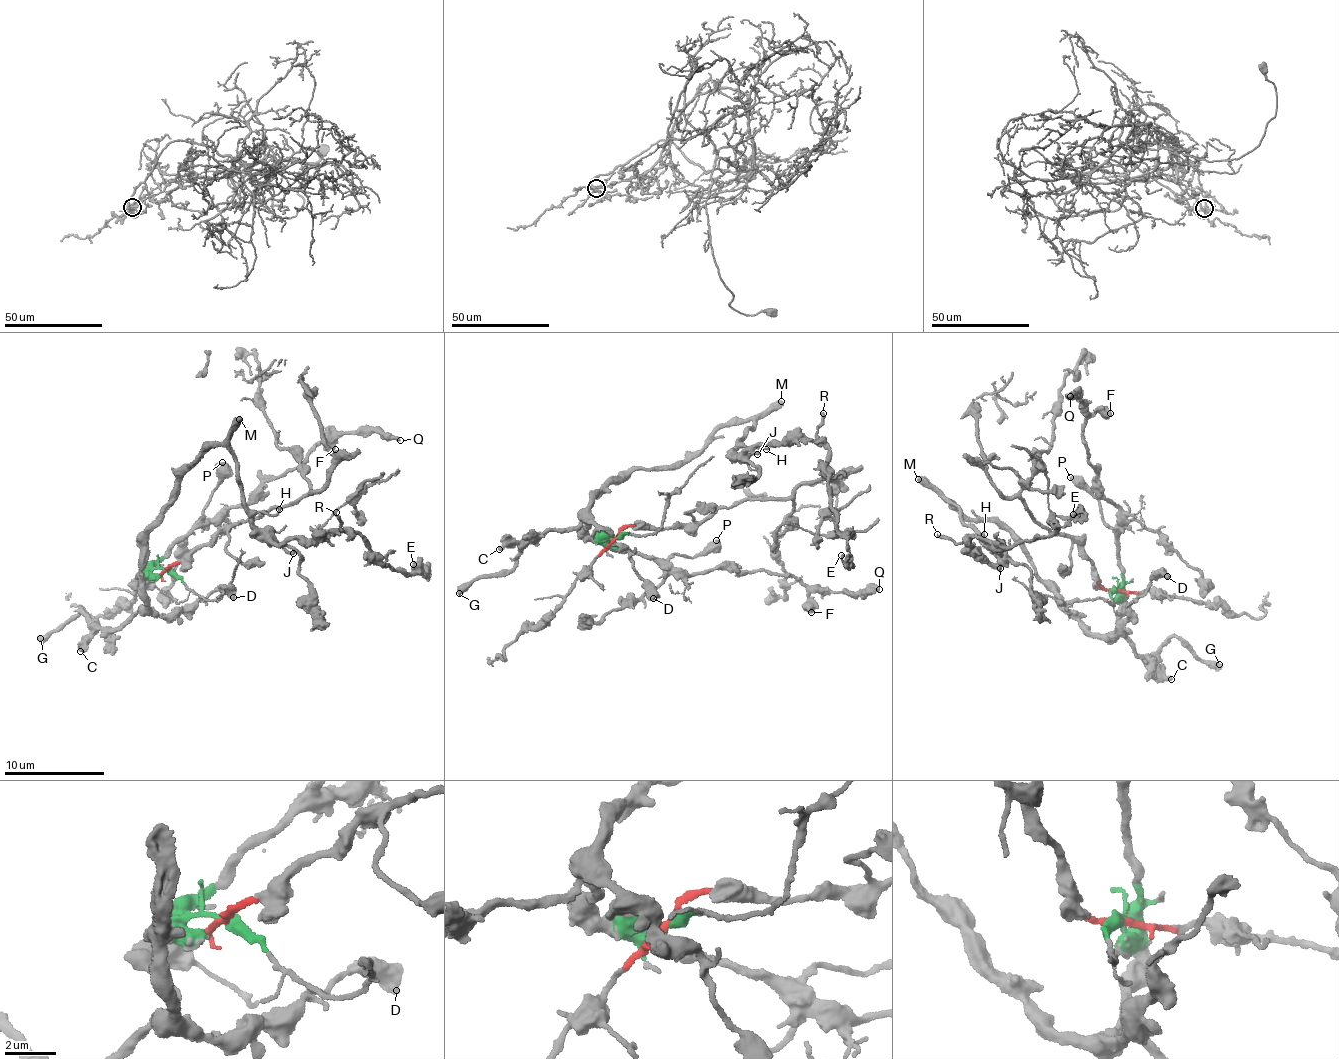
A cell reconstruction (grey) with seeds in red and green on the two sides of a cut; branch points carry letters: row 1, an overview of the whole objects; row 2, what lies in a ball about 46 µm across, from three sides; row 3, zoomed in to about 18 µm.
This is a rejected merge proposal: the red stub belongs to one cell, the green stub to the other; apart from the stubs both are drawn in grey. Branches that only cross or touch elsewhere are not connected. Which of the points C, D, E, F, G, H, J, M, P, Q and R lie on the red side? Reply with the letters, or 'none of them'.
none of them

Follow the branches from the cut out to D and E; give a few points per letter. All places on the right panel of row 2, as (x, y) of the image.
D: (1116, 590), (1111, 595), (1121, 618), (1127, 616), (1133, 602), (1144, 596), (1156, 576), (1167, 577)
E: (1116, 590), (1116, 629), (1094, 634), (1001, 525), (947, 500), (995, 564), (967, 540), (1055, 535), (1074, 515)

